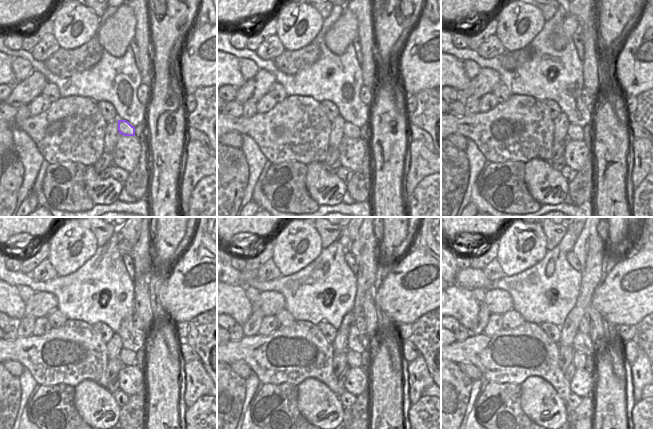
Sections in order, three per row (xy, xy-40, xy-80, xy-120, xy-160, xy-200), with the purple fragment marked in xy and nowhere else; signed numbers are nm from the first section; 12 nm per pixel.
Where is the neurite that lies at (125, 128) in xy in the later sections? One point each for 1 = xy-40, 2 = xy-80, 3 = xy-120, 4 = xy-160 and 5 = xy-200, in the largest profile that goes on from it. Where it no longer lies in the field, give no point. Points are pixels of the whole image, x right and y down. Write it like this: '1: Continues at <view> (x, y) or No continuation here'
1: Continues at xy-40 (350, 130)
2: Continues at xy-80 (574, 132)
3: Continues at xy-120 (128, 357)
4: Continues at xy-160 (354, 359)
5: Continues at xy-200 (580, 359).

